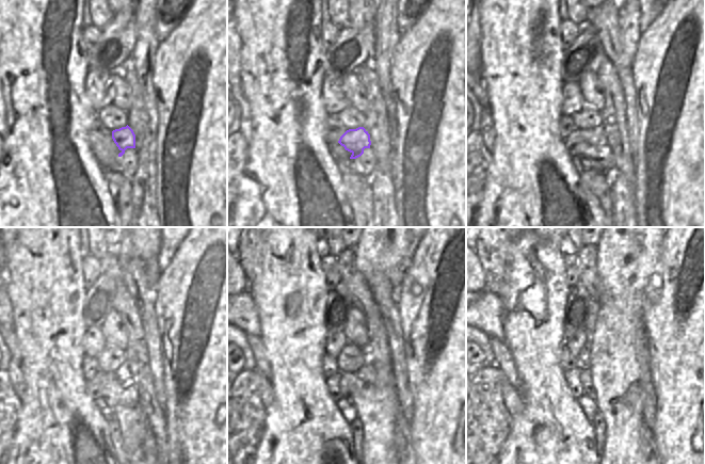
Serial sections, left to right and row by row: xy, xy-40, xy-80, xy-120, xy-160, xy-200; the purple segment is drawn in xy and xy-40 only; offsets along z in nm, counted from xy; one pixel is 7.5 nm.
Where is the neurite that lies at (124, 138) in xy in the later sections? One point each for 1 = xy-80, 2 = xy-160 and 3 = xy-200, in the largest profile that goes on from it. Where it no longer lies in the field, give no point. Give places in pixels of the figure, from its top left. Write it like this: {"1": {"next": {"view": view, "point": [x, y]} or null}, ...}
{"1": {"next": {"view": "xy-80", "point": [586, 144]}}, "2": {"next": {"view": "xy-160", "point": [340, 385]}}, "3": {"next": {"view": "xy-200", "point": [572, 377]}}}

